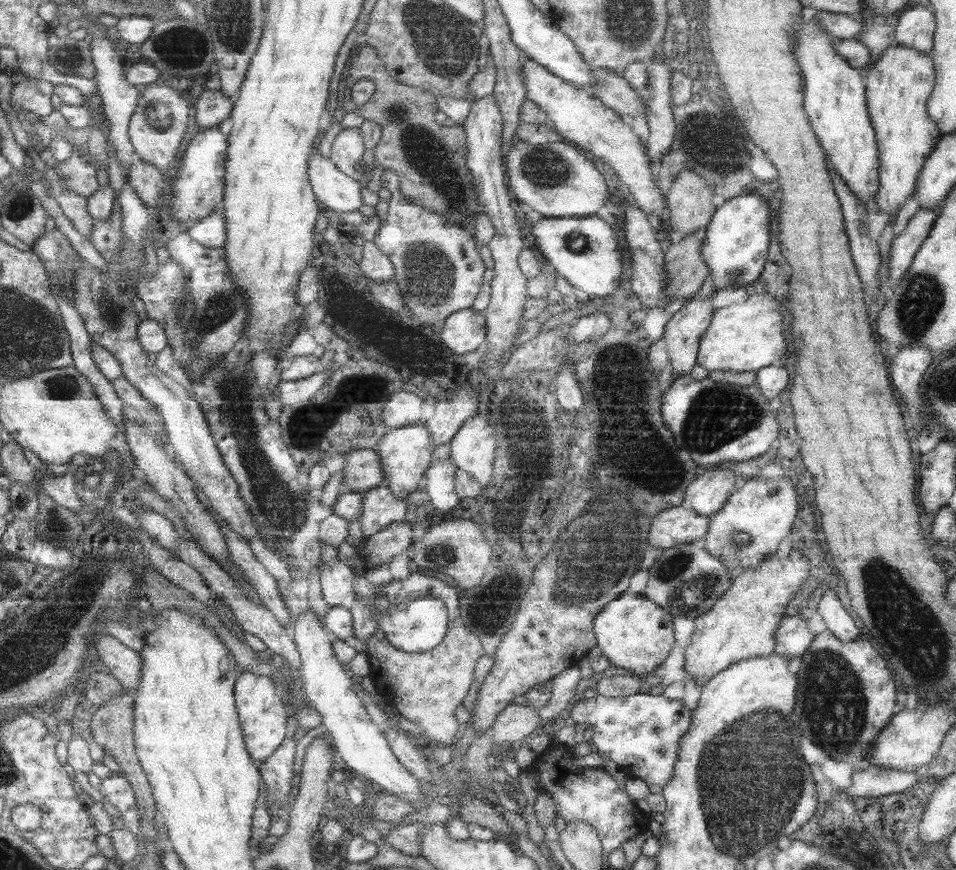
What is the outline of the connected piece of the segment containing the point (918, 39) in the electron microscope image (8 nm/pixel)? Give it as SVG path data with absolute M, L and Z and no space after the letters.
M914 6L904 11L895 28L895 44L914 47L928 54L933 45L935 16L929 6Z

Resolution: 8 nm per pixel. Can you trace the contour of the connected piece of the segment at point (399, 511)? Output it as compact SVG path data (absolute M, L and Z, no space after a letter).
M387 480L363 495L365 505L360 521L369 537L397 522L406 522L408 502L393 492Z

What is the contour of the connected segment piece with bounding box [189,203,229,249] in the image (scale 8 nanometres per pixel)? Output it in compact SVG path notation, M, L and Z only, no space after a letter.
M223 203L212 216L198 222L189 233L200 244L217 249L225 247L229 240L228 231L225 217L225 203Z

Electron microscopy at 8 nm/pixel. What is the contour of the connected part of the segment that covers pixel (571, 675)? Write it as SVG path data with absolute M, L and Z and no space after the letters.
M579 665L564 669L551 681L551 695L548 702L538 710L542 722L556 719L560 712L569 709L576 697L580 694L580 688L584 686L580 677Z

